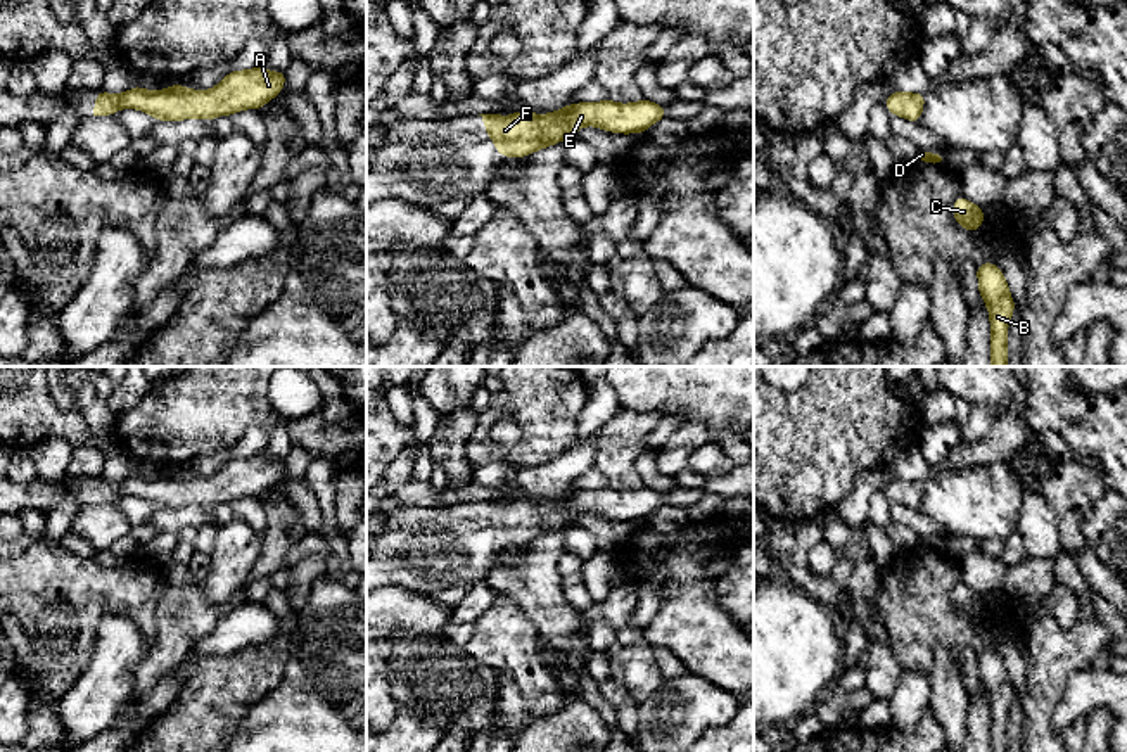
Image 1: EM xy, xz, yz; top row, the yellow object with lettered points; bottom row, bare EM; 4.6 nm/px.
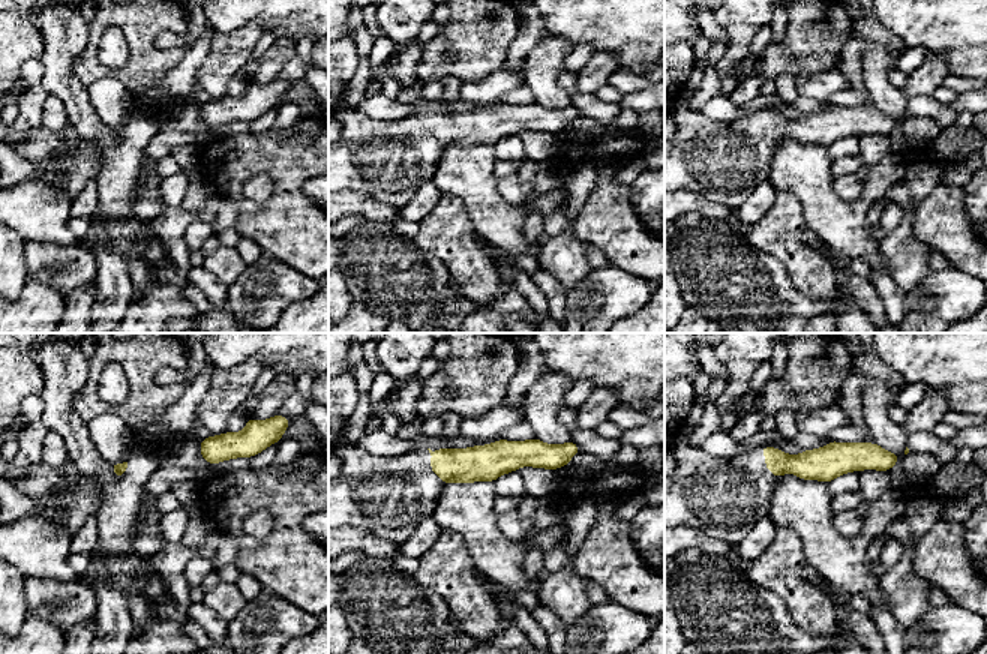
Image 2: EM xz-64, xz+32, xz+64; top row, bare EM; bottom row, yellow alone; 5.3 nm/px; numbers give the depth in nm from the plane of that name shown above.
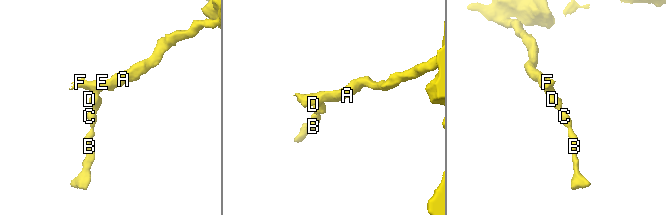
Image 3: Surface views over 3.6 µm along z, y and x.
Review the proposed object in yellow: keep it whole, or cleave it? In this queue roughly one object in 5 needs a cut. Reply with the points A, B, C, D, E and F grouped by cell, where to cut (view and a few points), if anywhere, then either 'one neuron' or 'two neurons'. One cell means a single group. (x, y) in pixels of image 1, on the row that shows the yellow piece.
A B C D E F | no cut | one neuron

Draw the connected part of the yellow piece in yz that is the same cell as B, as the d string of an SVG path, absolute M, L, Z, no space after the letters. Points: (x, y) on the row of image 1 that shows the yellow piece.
M994 263L977 266L978 290L990 320L990 366L1008 366L1008 323L1013 318L1015 301L1008 282Z

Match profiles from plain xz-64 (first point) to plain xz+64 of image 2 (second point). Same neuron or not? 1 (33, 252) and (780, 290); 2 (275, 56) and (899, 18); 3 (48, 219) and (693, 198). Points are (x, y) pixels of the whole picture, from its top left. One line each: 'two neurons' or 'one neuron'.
1: one neuron
2: two neurons
3: one neuron

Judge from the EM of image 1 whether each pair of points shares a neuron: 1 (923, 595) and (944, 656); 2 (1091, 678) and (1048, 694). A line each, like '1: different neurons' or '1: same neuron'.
1: different neurons
2: different neurons

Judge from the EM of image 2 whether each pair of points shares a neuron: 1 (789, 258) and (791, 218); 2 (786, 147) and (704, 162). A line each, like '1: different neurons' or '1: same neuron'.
1: same neuron
2: different neurons

